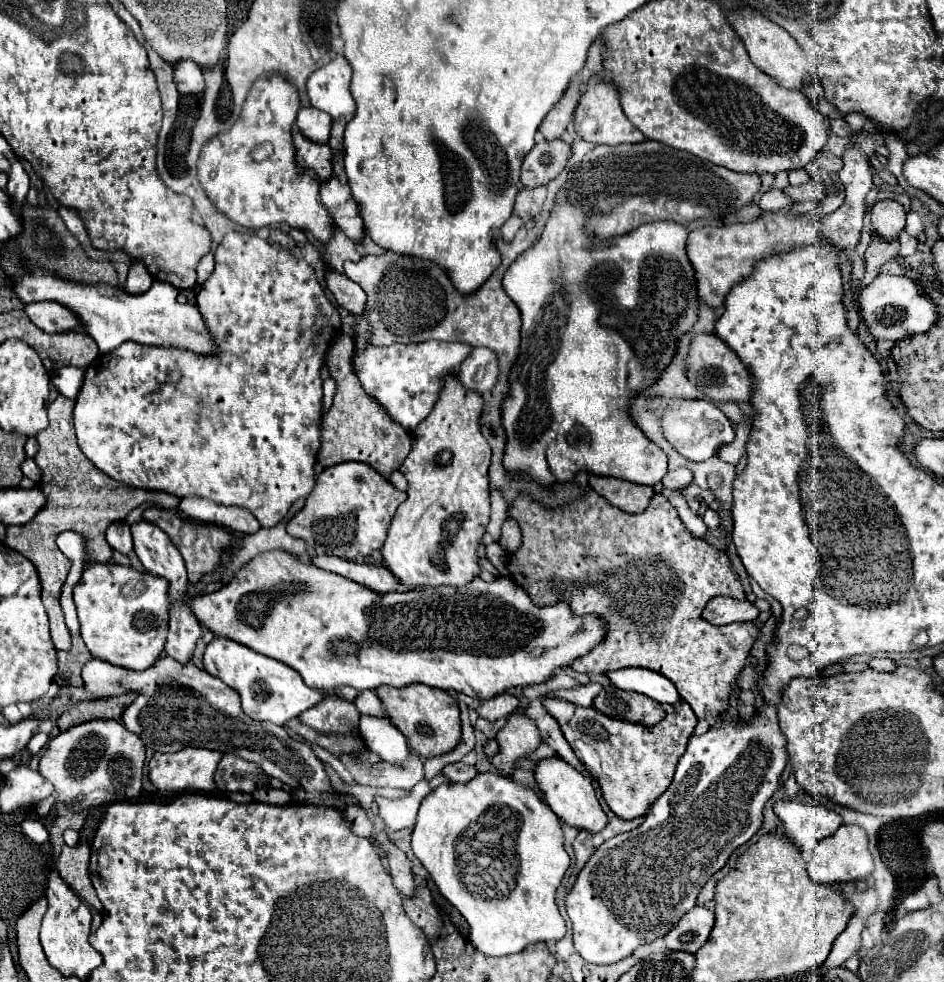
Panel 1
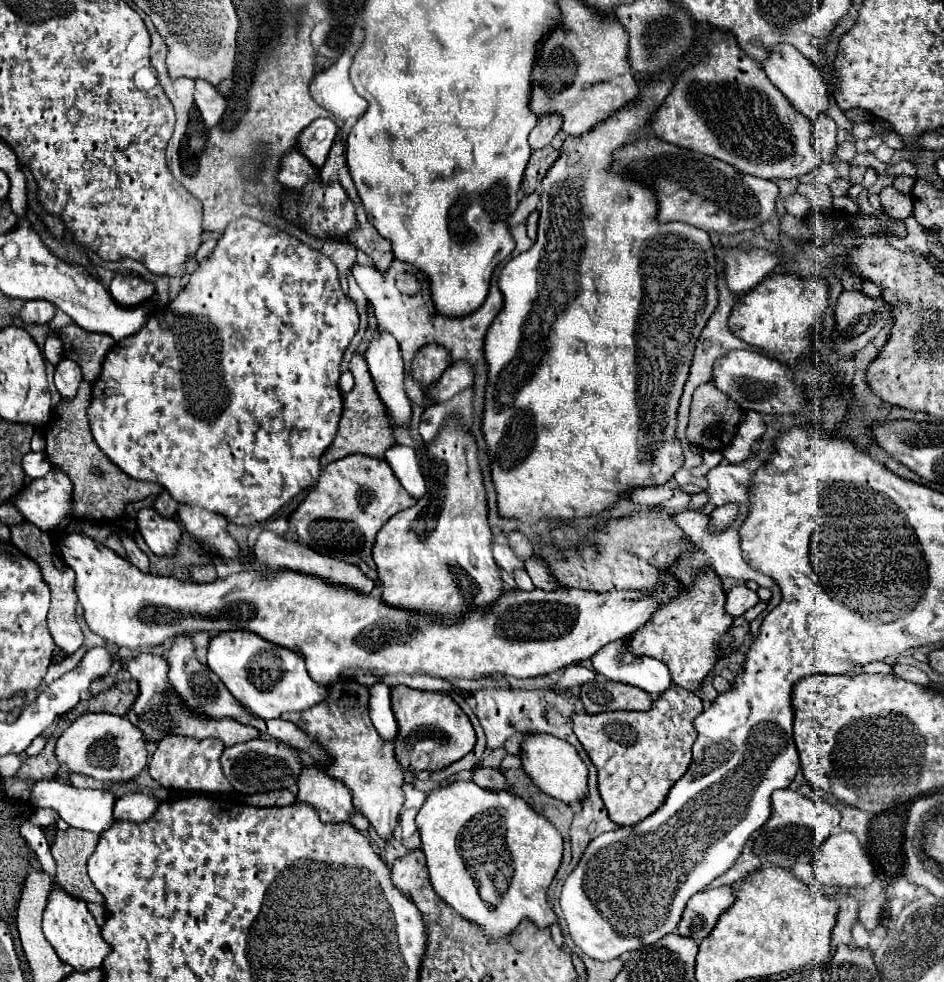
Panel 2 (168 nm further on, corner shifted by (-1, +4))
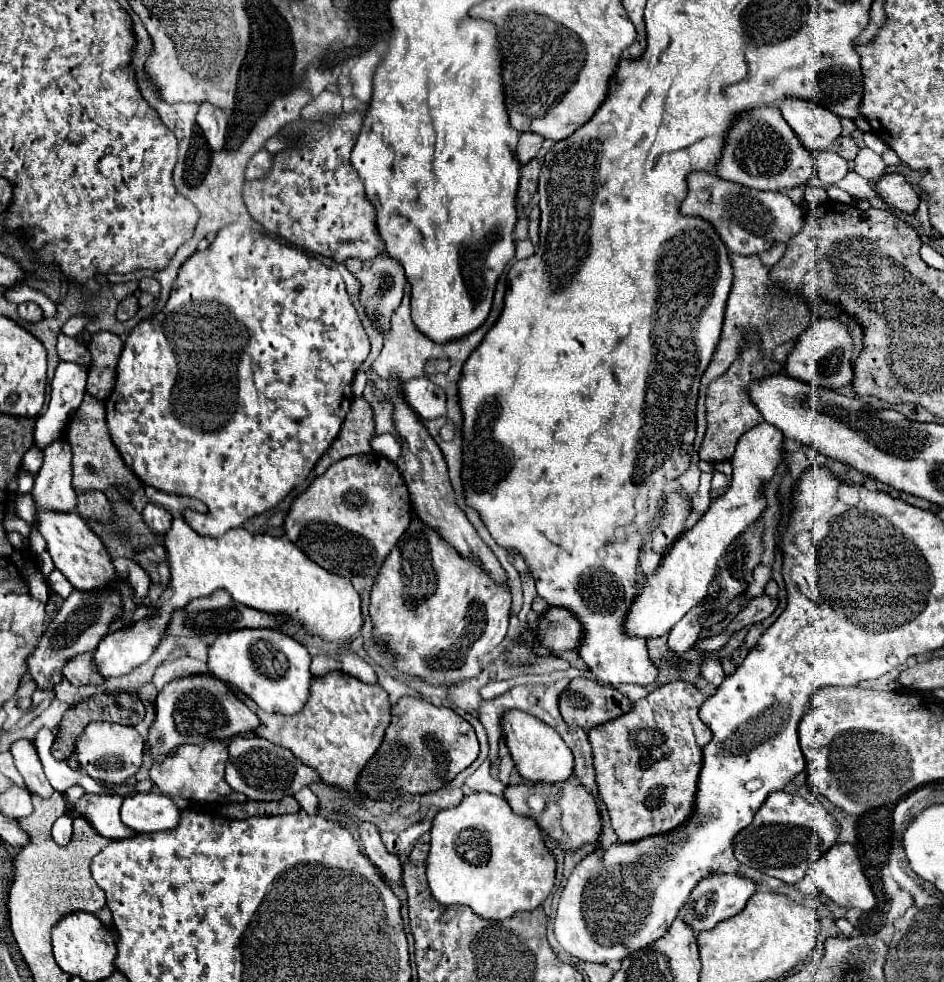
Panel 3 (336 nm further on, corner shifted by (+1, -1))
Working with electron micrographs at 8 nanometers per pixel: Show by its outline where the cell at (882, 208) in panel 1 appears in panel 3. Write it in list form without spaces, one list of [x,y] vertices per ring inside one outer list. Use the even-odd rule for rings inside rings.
[[[883,175],[881,181],[875,185],[877,187],[877,195],[895,211],[901,213],[915,213],[917,205],[919,205],[919,195],[915,193],[915,189],[905,181],[903,175]]]

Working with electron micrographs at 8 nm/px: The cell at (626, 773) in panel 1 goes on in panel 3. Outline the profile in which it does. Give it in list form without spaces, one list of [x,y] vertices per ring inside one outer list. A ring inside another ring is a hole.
[[[673,681],[637,701],[629,713],[589,731],[599,797],[607,807],[611,827],[619,841],[637,841],[645,835],[667,833],[689,817],[697,785],[697,769],[701,767],[701,749],[711,741],[709,729],[699,719],[699,707],[703,701],[705,699],[695,685]]]

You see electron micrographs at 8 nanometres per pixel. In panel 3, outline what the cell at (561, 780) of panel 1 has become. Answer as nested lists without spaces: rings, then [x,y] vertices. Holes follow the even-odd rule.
[[[509,711],[503,717],[503,731],[505,731],[505,741],[509,747],[509,753],[511,753],[515,767],[523,779],[555,785],[555,783],[567,781],[573,775],[573,753],[571,753],[571,749],[557,735],[557,731],[553,731],[543,721],[535,719],[529,713]]]

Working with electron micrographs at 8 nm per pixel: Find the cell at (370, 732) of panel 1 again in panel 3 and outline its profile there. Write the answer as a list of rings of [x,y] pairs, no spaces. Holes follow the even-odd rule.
[[[471,793],[453,809],[443,809],[433,817],[431,851],[427,857],[427,881],[437,903],[467,905],[479,917],[503,921],[519,911],[537,909],[551,893],[555,883],[555,855],[547,849],[537,821],[515,815],[503,797],[491,793]]]

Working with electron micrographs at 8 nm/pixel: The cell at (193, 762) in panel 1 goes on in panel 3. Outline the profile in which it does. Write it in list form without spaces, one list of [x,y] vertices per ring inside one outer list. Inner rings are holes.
[[[205,741],[197,745],[179,745],[159,763],[153,763],[149,775],[151,781],[159,787],[163,795],[183,797],[191,801],[205,803],[227,803],[227,801],[245,801],[245,795],[235,795],[233,789],[225,783],[225,763],[227,763],[227,745],[221,741]]]

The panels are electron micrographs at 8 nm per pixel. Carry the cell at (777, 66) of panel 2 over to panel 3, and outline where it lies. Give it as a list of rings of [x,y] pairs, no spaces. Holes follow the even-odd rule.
[[[785,97],[781,99],[779,109],[783,113],[783,119],[813,153],[829,149],[833,141],[841,135],[839,117],[809,99]]]

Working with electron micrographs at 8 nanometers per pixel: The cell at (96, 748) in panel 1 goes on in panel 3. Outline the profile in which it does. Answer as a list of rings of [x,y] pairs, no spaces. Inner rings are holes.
[[[105,721],[89,723],[75,743],[75,755],[81,771],[85,771],[95,781],[103,781],[107,785],[121,785],[129,777],[133,777],[141,767],[143,751],[143,737],[135,731],[135,727]]]

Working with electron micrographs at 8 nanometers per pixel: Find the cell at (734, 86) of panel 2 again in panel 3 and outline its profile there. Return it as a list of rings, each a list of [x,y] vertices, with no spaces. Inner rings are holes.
[[[761,105],[735,117],[713,173],[751,189],[779,191],[805,183],[815,173],[815,159],[811,151],[801,145],[801,139],[795,137],[793,129],[789,129],[779,107]]]

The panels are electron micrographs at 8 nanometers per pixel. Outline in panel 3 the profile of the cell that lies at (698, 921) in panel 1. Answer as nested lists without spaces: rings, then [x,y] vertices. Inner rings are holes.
[[[715,873],[707,879],[703,879],[697,889],[693,889],[689,901],[683,905],[681,909],[681,919],[695,931],[695,933],[701,933],[701,931],[709,931],[713,929],[717,923],[737,915],[743,911],[745,903],[749,901],[749,897],[755,893],[755,883],[747,877],[741,877],[741,875],[735,875],[735,873]]]

